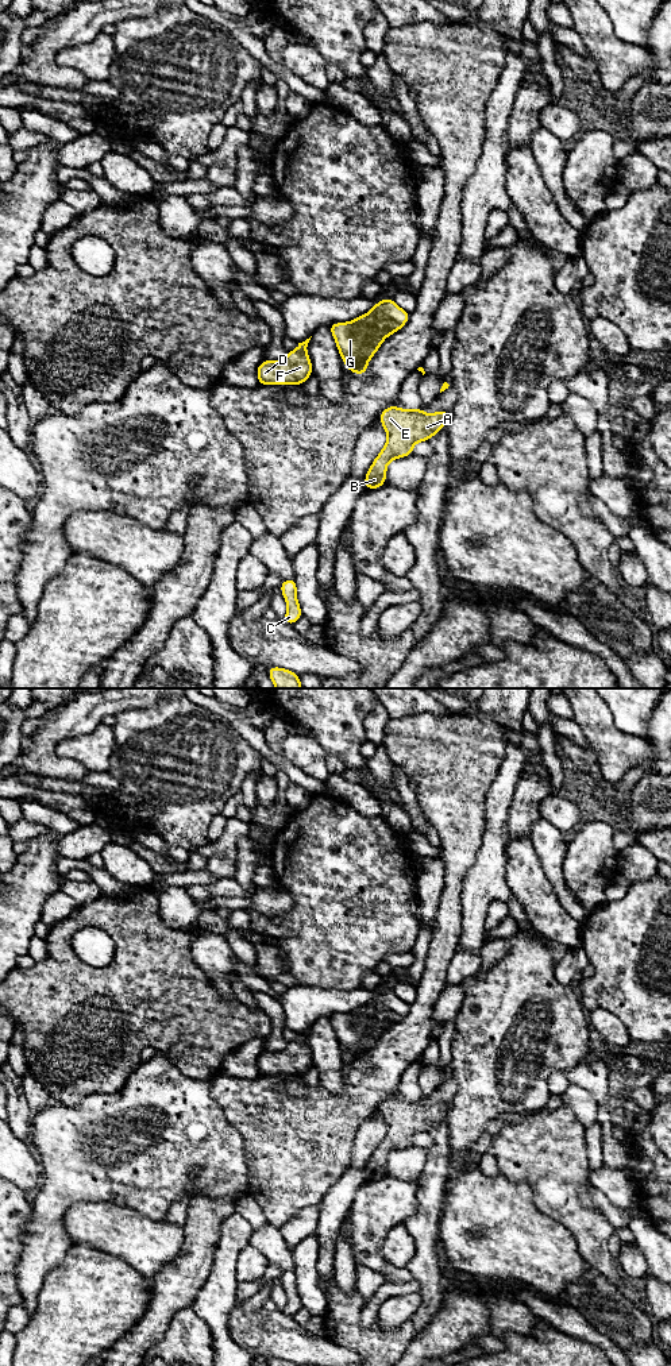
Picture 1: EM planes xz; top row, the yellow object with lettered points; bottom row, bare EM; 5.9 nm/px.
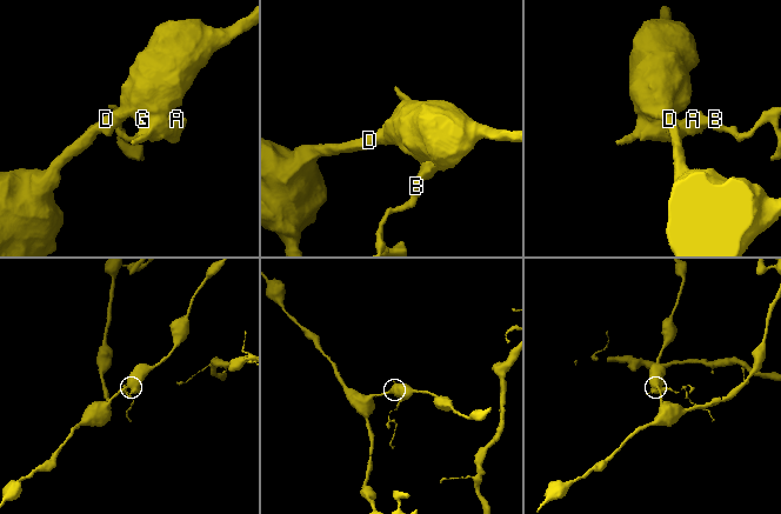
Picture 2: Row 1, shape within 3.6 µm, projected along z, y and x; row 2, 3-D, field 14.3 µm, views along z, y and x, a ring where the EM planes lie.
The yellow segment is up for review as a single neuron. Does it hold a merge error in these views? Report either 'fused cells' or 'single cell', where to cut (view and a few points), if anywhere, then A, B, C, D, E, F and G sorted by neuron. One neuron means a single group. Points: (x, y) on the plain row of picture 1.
fused cells; cut xz (382, 1004), (362, 1023), (371, 1030), (365, 1048), (349, 1060); groups A B C E / D F G

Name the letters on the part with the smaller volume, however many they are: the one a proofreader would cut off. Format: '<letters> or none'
A, B, C, E

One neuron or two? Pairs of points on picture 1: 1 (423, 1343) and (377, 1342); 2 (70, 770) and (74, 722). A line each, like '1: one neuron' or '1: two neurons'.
1: two neurons
2: one neuron

